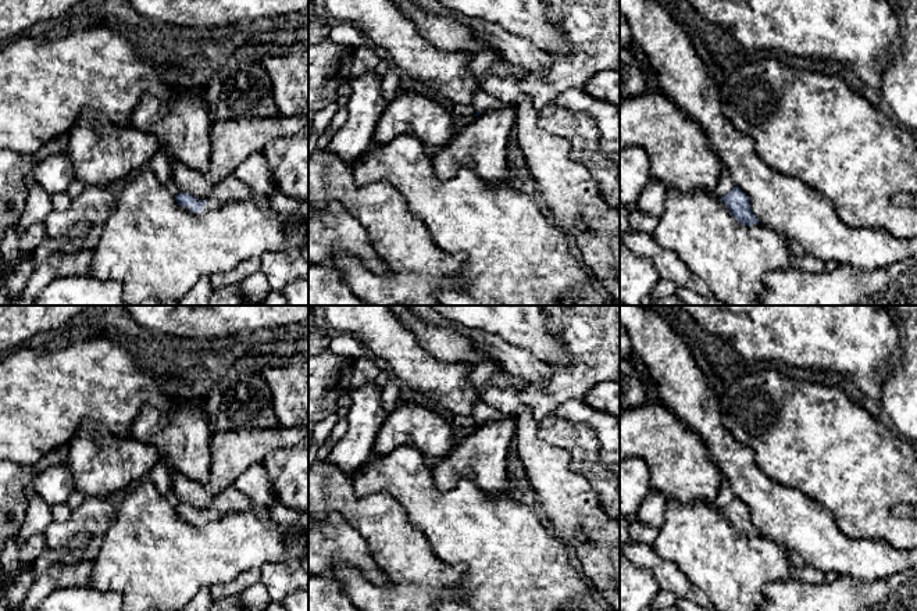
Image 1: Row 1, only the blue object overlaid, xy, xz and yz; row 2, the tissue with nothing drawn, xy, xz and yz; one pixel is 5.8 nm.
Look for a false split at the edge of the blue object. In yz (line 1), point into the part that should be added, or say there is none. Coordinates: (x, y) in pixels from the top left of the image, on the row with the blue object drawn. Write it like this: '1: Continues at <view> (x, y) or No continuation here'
1: No continuation here

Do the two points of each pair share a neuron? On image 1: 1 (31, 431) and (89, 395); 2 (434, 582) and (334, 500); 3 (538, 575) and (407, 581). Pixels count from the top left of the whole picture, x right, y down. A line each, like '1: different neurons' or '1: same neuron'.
1: same neuron
2: same neuron
3: different neurons

